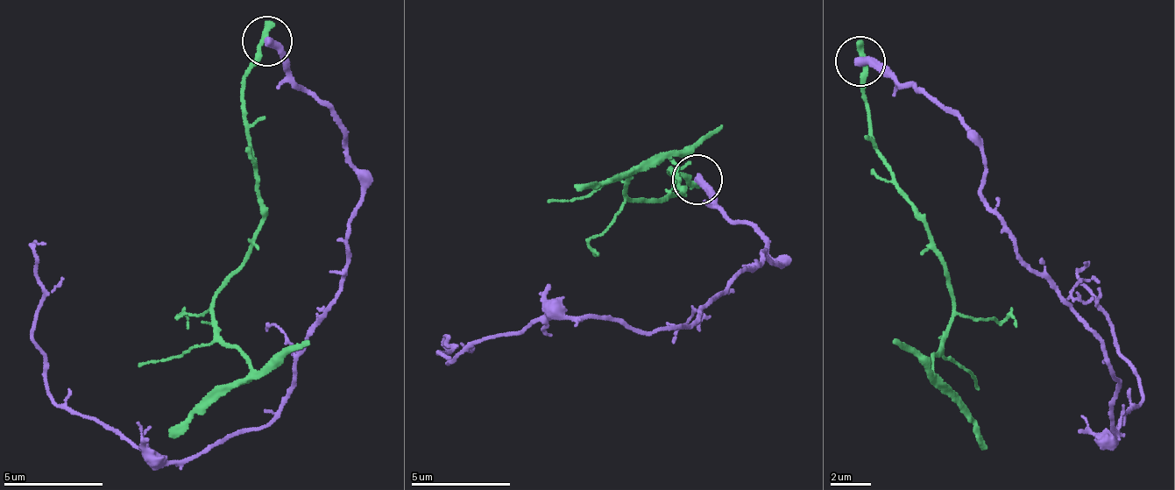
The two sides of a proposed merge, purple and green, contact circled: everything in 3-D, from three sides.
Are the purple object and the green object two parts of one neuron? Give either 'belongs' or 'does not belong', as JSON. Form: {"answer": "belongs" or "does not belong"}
{"answer": "does not belong"}

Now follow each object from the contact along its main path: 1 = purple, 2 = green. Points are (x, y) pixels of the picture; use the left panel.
1: (266, 42), (329, 108), (362, 191), (343, 291), (264, 426), (149, 459), (55, 400), (34, 342), (38, 241)
2: (266, 42), (242, 93), (259, 233), (215, 298), (220, 338), (250, 370), (240, 382), (210, 389), (167, 436)

